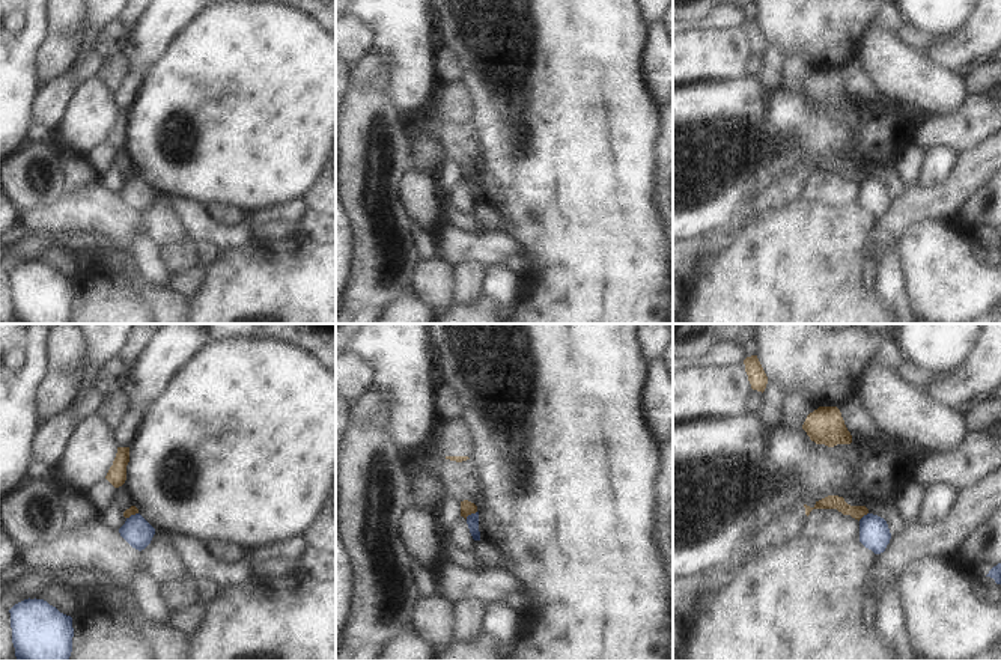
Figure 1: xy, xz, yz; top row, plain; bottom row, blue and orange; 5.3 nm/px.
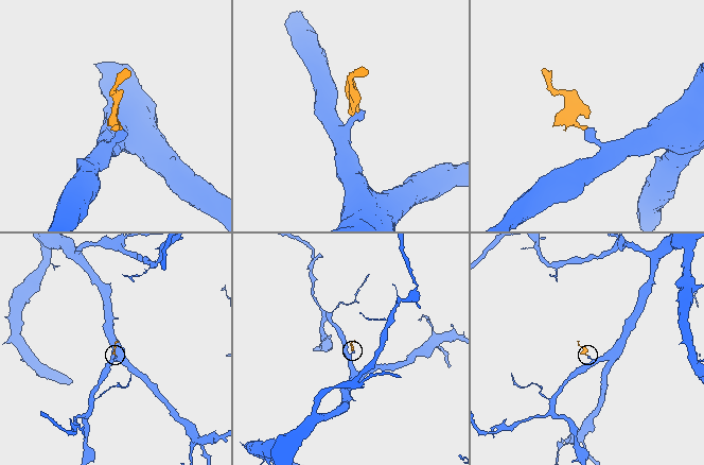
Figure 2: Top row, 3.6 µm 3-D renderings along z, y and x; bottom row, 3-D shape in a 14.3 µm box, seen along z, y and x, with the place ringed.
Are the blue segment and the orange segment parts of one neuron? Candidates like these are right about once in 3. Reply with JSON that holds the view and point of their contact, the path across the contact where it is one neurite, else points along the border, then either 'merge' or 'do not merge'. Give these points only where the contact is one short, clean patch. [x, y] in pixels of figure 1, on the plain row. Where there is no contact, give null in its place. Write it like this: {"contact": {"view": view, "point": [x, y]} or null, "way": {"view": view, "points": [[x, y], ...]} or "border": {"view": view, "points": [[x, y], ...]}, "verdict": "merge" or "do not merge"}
{"contact": {"view": "xz", "point": [471, 176]}, "border": {"view": "xz", "points": [[476, 173], [465, 181]]}, "verdict": "do not merge"}

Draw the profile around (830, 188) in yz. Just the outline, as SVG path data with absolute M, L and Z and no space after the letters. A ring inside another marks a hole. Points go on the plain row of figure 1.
M813 172L805 182L802 197L831 208L860 202L860 184L837 172Z

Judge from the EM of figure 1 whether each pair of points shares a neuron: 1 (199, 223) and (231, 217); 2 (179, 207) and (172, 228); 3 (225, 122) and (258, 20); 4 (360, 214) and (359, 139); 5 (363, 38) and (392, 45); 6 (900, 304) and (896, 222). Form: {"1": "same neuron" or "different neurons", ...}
{"1": "different neurons", "2": "different neurons", "3": "same neuron", "4": "same neuron", "5": "different neurons", "6": "different neurons"}

